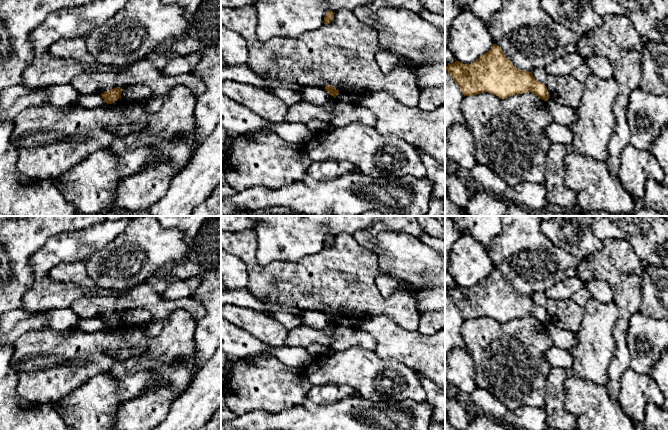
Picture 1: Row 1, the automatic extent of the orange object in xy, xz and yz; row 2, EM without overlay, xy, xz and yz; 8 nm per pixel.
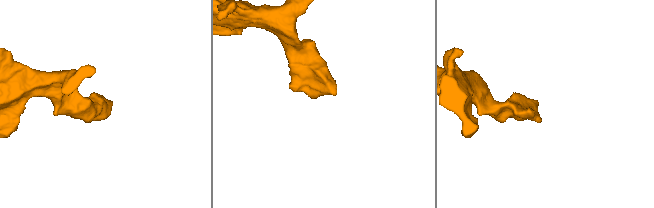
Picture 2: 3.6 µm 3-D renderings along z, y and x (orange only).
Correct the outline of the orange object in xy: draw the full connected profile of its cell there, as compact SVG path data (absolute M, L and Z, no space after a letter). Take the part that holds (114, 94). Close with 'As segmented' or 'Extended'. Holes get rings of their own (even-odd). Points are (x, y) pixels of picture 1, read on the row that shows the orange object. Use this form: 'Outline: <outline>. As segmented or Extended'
Outline: M116 87L111 89L110 91L102 93L101 96L107 104L112 104L119 98L121 98L122 91L123 91L122 88Z. As segmented

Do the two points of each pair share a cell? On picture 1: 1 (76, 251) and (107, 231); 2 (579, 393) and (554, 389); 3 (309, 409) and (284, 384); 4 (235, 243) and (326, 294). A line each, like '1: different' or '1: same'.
1: same
2: different
3: different
4: same

